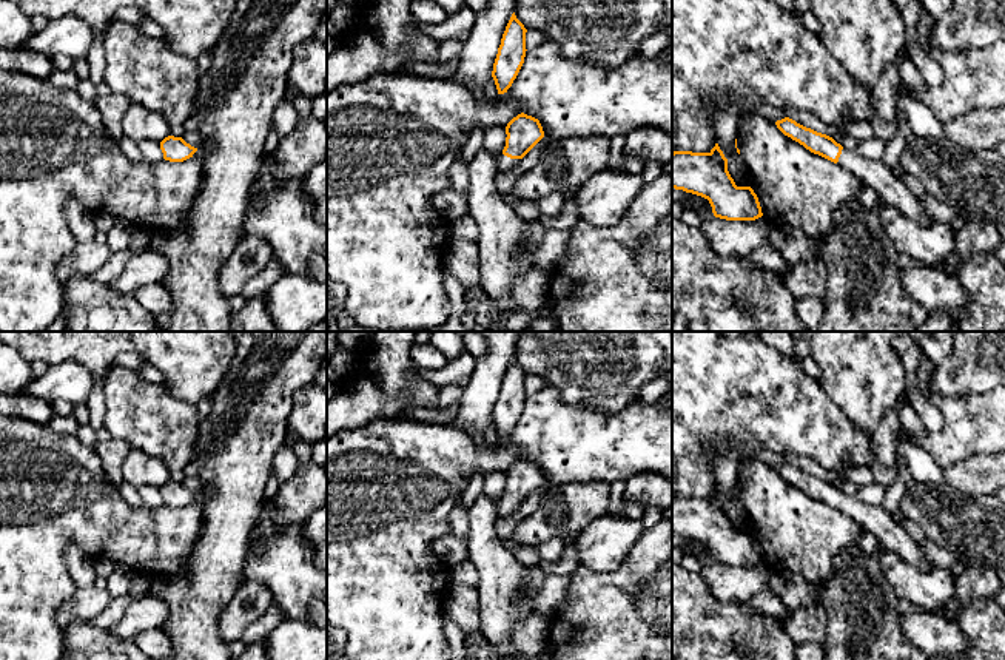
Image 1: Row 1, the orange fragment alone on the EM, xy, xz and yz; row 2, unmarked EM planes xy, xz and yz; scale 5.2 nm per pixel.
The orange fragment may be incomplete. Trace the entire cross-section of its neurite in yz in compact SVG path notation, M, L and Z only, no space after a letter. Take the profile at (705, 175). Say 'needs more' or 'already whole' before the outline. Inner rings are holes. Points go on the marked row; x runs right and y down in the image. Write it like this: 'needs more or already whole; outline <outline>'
already whole; outline M718 143L709 153L674 151L672 188L709 200L715 217L755 221L763 216L751 187L737 187Z

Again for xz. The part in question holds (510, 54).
already whole; outline M513 12L502 34L492 71L498 94L507 93L524 63L526 32L527 29Z

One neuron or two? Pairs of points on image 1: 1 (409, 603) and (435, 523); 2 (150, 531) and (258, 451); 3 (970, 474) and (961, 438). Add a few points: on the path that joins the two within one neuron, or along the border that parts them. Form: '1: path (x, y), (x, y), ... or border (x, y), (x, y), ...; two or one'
1: path (409, 583), (409, 549), (415, 543); one
2: border (198, 494), (202, 501), (202, 529); two
3: border (988, 454), (973, 454), (942, 469); two

